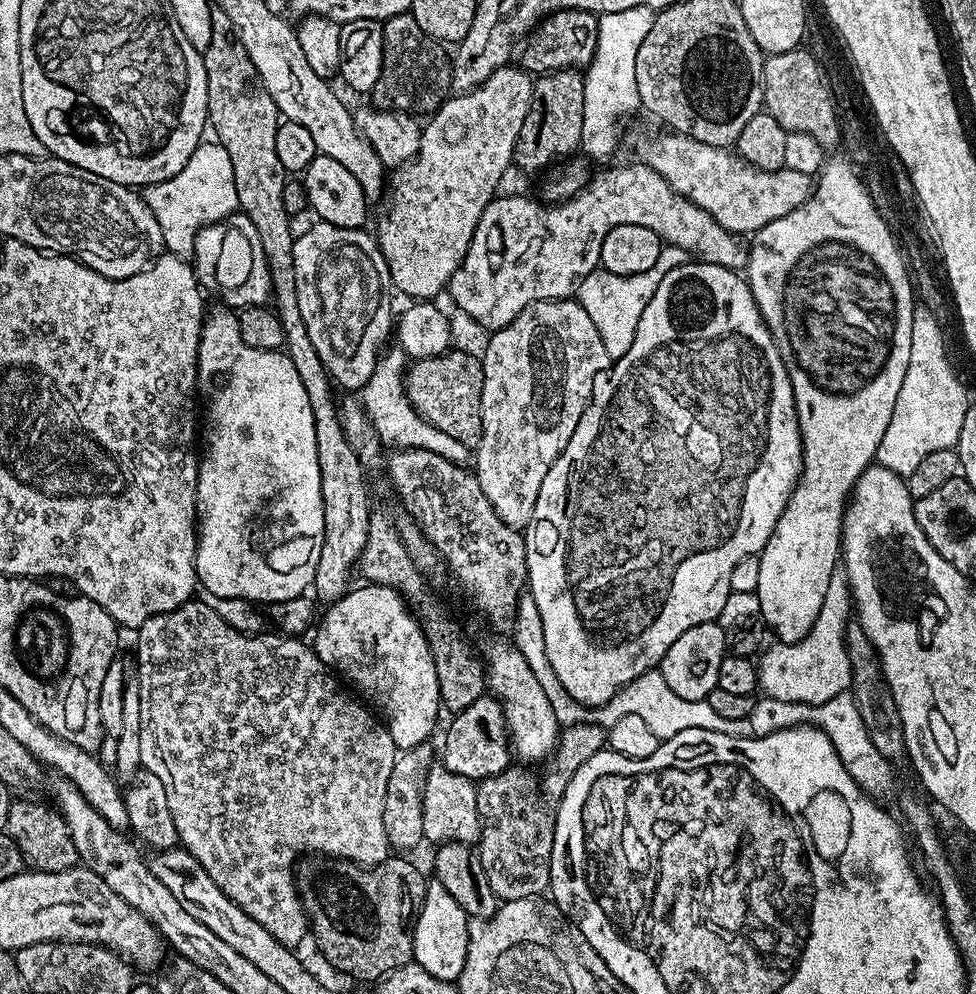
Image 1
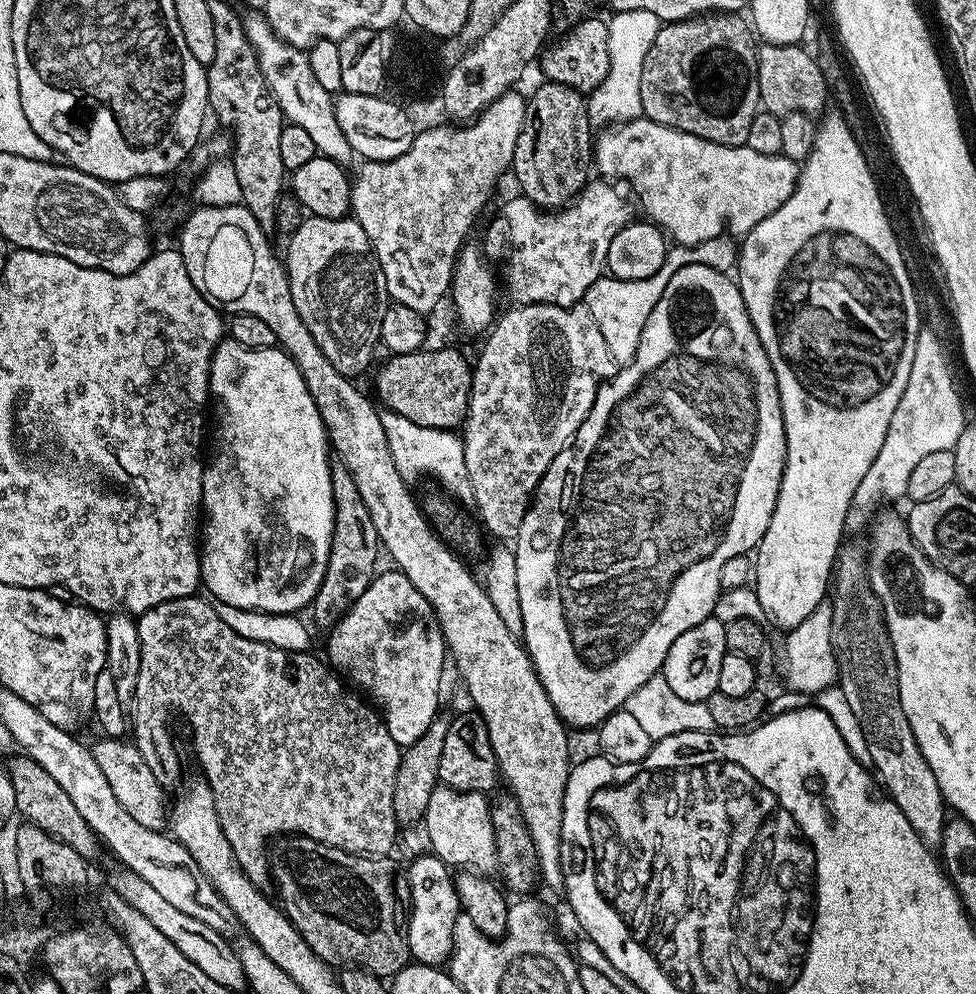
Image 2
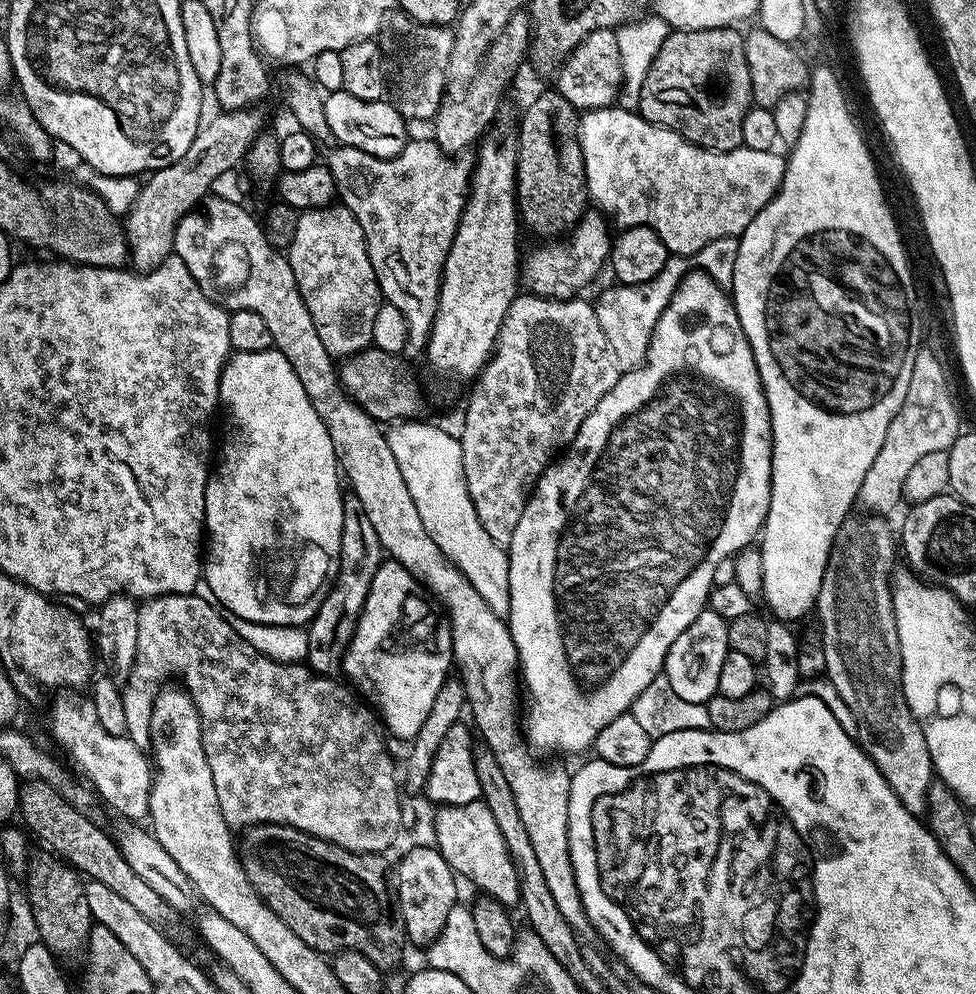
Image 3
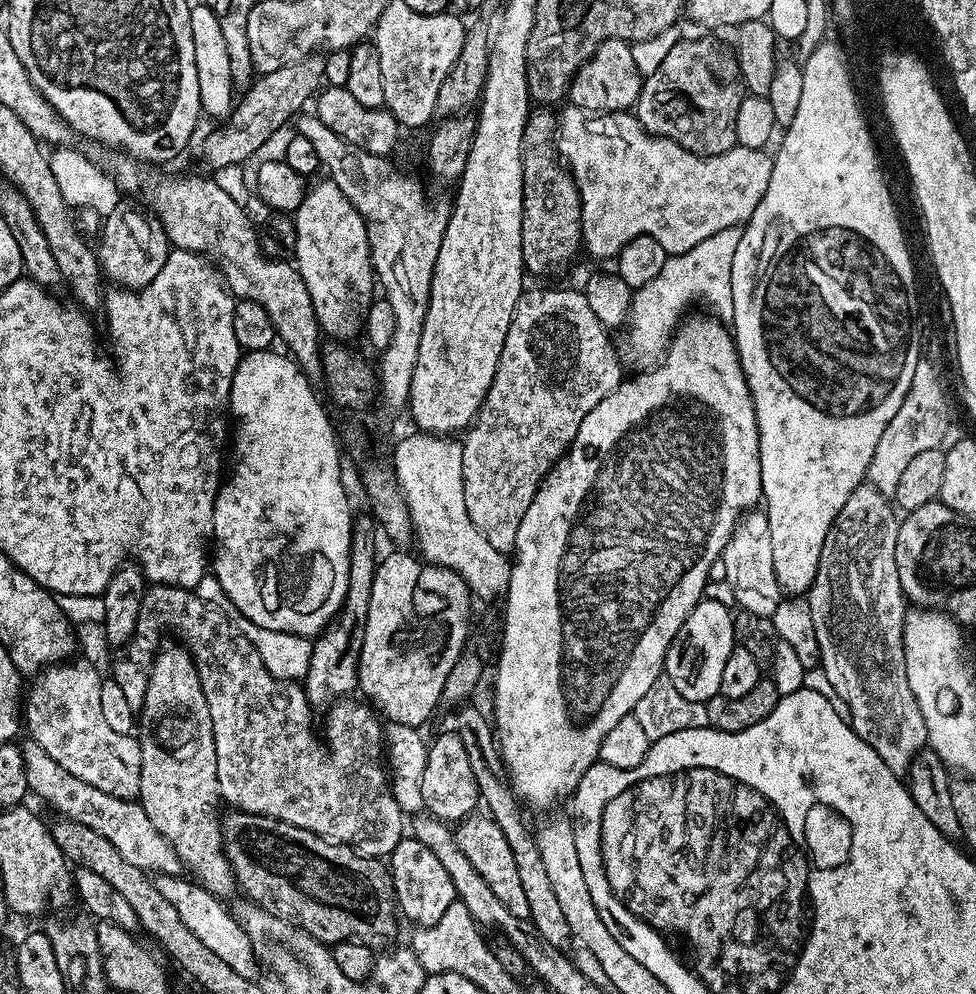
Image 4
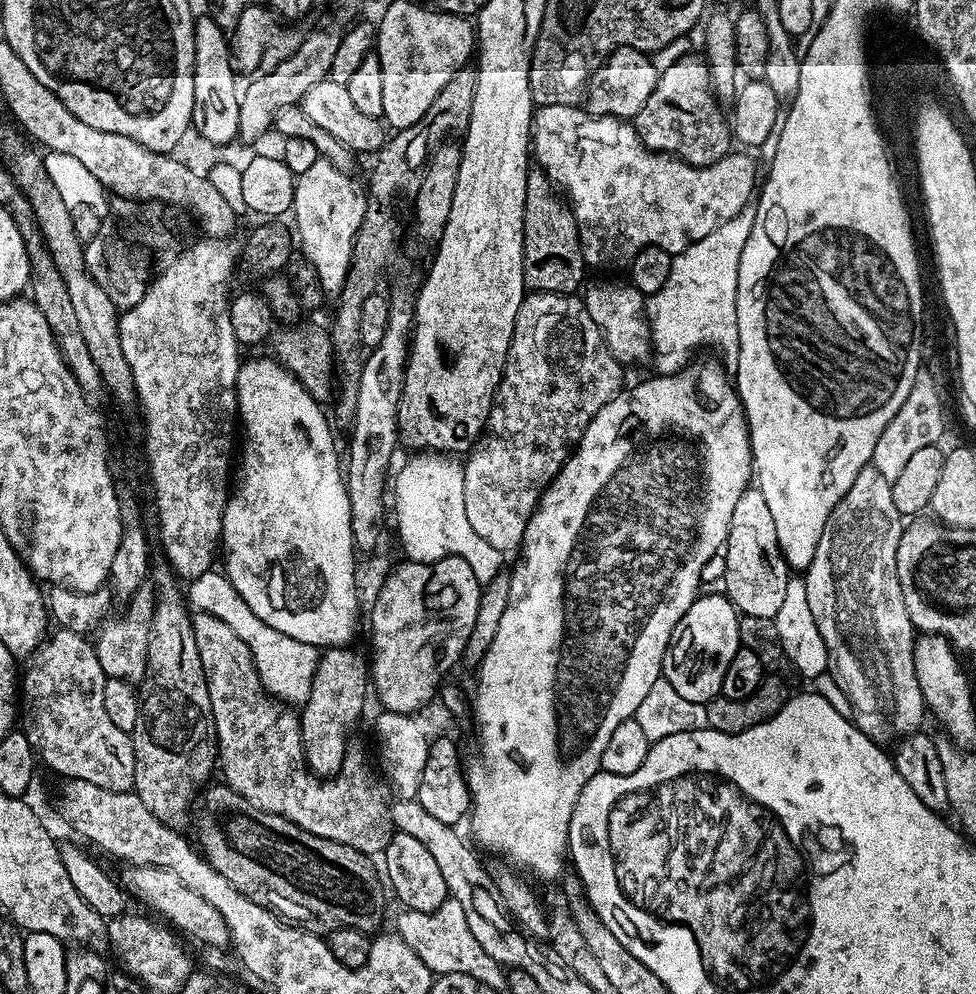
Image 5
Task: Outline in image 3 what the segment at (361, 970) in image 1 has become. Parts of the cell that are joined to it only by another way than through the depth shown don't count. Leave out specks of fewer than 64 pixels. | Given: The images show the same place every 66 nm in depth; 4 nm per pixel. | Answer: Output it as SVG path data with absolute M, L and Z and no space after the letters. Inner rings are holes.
M253 824L239 837L238 851L244 862L246 878L254 890L310 946L315 952L335 954L340 949L358 950L374 962L381 970L396 970L404 956L406 933L404 922L400 919L400 906L396 890L390 879L390 864L380 854L361 854L348 852L328 840L320 840L297 828L288 828L284 824Z

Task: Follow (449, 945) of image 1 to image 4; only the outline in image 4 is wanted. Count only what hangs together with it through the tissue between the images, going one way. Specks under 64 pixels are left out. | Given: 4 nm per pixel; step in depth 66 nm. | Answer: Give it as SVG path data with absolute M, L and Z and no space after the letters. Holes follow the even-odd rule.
M401 838L398 846L394 846L390 857L390 875L392 891L396 897L399 911L402 913L403 919L405 916L406 919L413 920L413 925L427 926L438 922L438 918L442 918L442 914L446 914L446 910L450 910L450 906L458 899L454 882L450 882L450 874L446 874L442 862L438 862L434 850L430 850L430 846L422 846L422 842L418 842L414 838Z

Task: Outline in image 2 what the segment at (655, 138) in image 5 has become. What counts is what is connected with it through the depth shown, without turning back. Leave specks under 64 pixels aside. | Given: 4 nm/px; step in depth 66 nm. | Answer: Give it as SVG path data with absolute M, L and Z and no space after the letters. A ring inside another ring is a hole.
M709 12L697 14L689 20L673 20L660 27L658 38L654 38L654 46L650 46L650 50L646 54L646 62L642 66L642 110L647 119L671 128L677 128L686 134L694 134L698 138L709 140L715 144L725 144L731 148L747 145L747 135L750 134L752 119L761 111L761 107L760 95L758 94L758 62L756 61L758 40L749 21L745 17L743 20L742 17L743 15L735 12Z

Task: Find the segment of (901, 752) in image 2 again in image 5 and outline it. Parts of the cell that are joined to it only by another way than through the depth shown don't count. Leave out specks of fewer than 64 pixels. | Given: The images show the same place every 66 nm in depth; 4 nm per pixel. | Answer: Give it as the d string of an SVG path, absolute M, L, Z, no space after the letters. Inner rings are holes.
M863 468L858 478L854 478L854 486L841 495L838 506L834 506L830 518L826 518L822 538L818 538L818 550L814 550L814 562L810 562L802 576L811 613L829 654L830 676L836 679L841 694L852 703L851 715L856 728L881 746L921 731L923 724L920 723L926 717L924 695L914 670L918 636L910 622L910 614L906 614L896 565L898 542L905 527L905 521L894 507L892 482L882 478L876 468Z

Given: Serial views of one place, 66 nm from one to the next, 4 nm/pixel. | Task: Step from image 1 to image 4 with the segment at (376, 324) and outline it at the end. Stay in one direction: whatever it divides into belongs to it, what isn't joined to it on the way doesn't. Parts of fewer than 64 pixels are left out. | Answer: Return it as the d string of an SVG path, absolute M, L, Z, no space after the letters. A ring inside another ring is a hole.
M331 178L323 179L317 179L317 184L305 191L304 201L294 213L294 267L302 282L306 282L321 333L336 342L349 342L356 335L361 335L364 316L374 299L372 254L368 251L368 231L364 219Z

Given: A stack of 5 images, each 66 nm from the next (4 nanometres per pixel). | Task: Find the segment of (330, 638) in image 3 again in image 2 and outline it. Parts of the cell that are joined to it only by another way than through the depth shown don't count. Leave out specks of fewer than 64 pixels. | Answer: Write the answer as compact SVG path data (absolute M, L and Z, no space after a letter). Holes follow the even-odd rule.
M344 463L332 464L332 493L334 494L334 534L330 546L330 562L326 566L326 574L318 594L312 599L310 613L316 624L323 630L331 630L362 598L362 594L370 586L372 577L377 575L376 559L382 556L378 530L374 530L374 518L370 518L370 510L366 510L366 502L362 502L362 494L354 484L354 478Z

